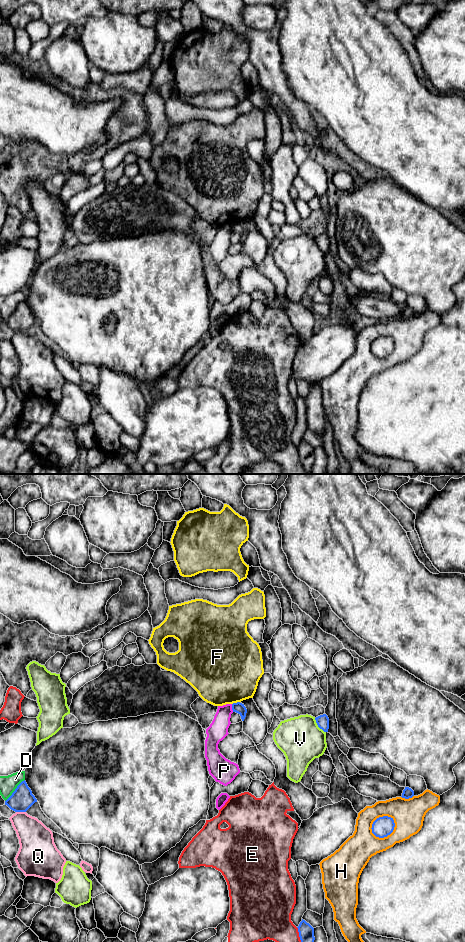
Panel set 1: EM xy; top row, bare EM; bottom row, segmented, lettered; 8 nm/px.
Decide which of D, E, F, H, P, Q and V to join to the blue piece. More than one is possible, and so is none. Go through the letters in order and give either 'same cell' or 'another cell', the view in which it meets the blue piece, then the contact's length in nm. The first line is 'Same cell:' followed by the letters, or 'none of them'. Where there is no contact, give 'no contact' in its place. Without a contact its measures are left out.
Same cell: none of them
D: another cell | xy | 240 nm
E: another cell | xy | 240 nm
F: another cell | xy | 70 nm
H: another cell | xy | 220 nm
P: another cell | xy | 70 nm
Q: another cell | xy | 80 nm
V: another cell | xy | 150 nm

